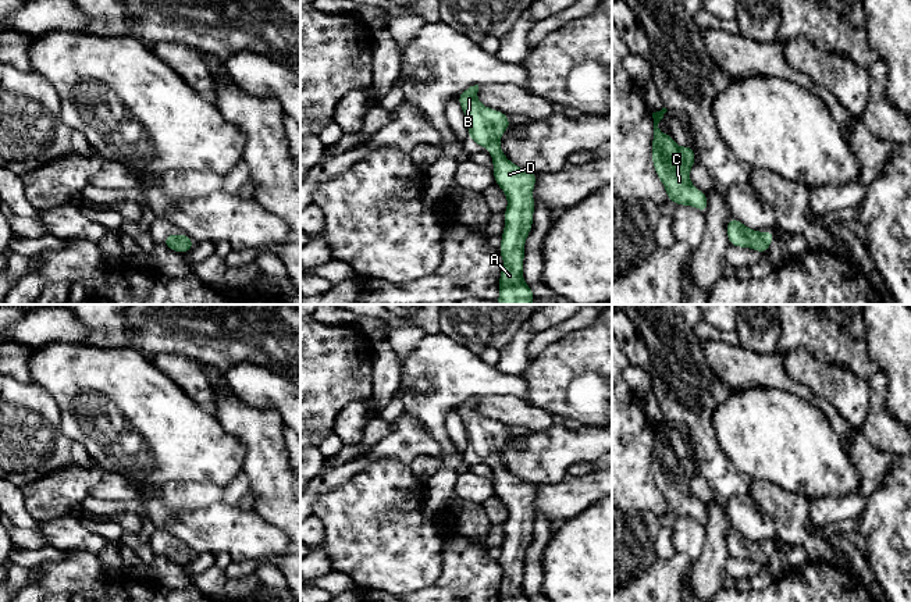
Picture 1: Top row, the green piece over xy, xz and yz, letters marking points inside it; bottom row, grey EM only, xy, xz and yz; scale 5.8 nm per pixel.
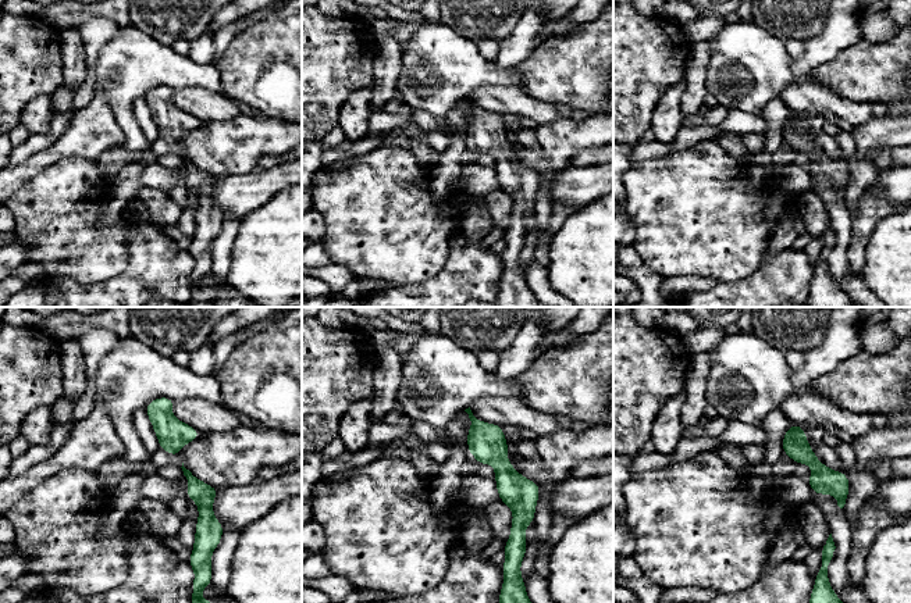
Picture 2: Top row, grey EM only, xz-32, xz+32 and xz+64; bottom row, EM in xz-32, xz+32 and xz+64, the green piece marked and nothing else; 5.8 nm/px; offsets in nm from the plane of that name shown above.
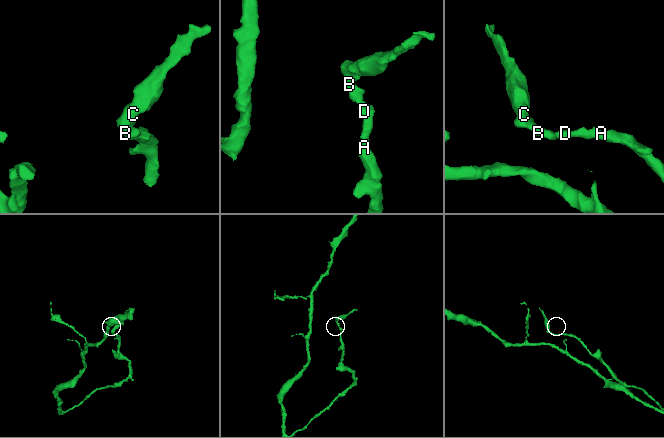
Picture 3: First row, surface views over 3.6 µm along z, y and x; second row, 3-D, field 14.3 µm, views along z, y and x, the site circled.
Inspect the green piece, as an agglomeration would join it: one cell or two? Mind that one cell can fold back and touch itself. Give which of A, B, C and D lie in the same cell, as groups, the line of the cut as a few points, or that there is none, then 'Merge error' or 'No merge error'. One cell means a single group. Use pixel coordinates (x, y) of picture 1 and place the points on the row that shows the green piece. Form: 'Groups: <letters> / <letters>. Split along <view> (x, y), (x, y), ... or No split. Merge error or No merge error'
Groups: A B C D. No split. No merge error

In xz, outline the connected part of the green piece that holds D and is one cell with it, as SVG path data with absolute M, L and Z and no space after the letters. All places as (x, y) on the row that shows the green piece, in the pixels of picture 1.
M478 85L470 86L458 96L465 113L467 136L492 156L495 184L508 197L503 213L505 228L498 252L503 257L499 275L499 304L533 304L534 293L523 279L524 243L533 227L533 189L537 174L519 168L508 160L499 147L503 132L512 125L502 111L483 106L477 99Z

